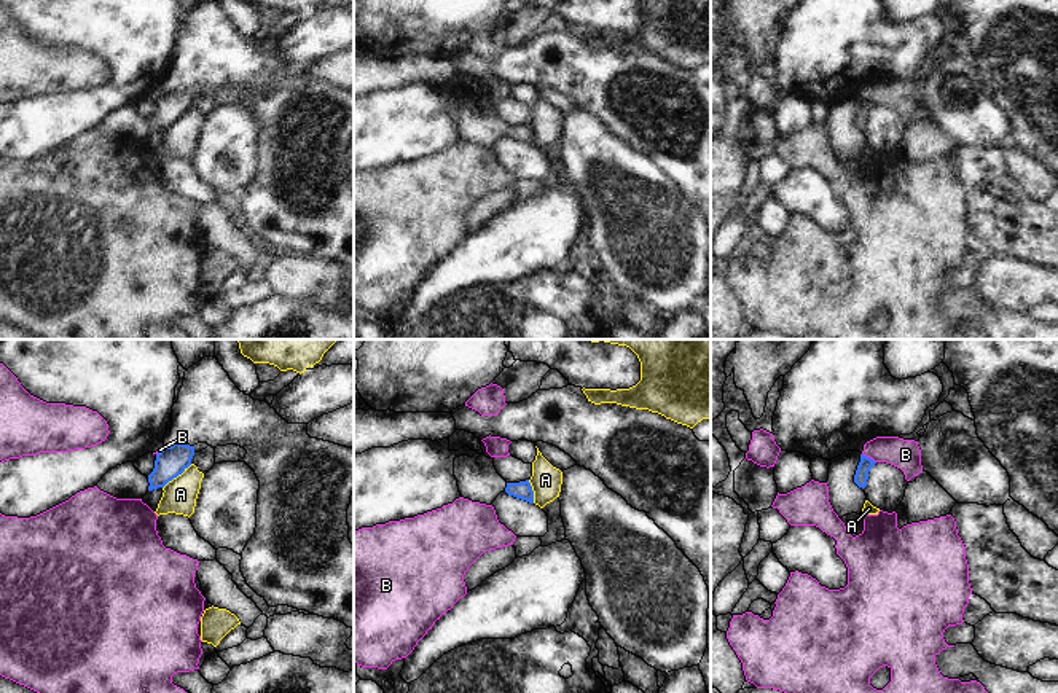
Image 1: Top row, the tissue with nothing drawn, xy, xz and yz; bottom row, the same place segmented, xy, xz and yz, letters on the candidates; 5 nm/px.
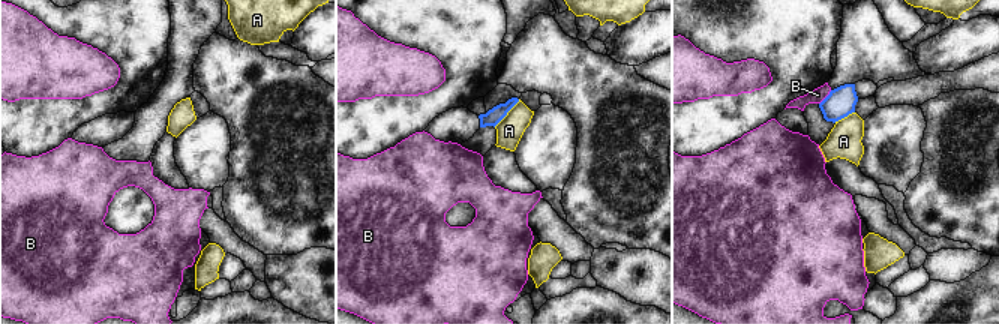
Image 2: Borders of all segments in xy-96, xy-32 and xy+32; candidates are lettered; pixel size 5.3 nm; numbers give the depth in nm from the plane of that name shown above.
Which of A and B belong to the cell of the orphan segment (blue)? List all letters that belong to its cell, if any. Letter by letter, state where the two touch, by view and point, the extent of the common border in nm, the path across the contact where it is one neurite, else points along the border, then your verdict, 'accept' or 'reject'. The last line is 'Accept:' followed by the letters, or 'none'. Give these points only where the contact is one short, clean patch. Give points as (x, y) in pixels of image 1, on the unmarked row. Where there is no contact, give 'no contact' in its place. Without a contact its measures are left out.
A: meets blue in xy at (177, 118); contact 200 nm long; border along xy (192, 107), (163, 131); reject
B: meets blue in yz at (869, 101); contact 90 nm long; border along yz (862, 96), (875, 105); reject
Accept: none

